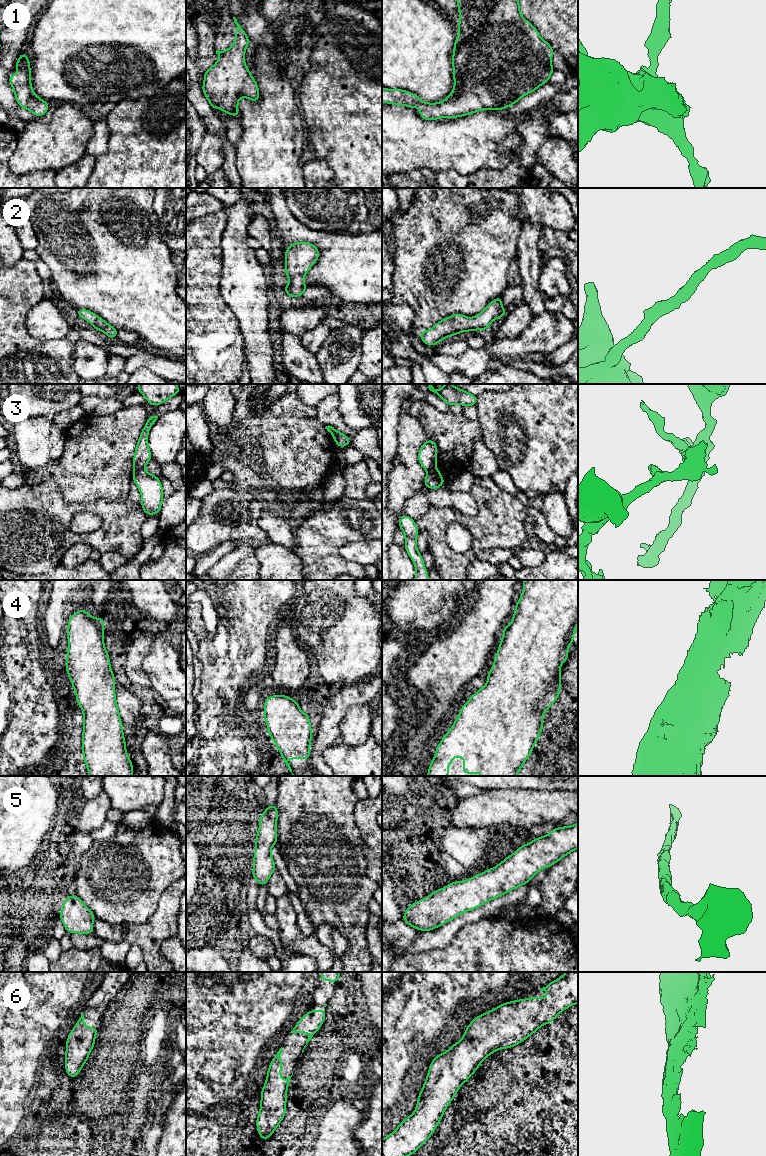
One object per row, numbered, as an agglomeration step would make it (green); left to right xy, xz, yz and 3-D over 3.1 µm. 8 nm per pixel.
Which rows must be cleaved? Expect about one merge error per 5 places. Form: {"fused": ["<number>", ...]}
{"fused": ["3"]}

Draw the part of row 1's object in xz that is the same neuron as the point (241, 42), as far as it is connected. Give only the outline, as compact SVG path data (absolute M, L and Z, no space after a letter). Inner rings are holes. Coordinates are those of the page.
M233 17L233 19L237 26L235 30L235 42L225 51L216 50L219 60L204 72L202 91L212 109L218 108L228 115L239 117L239 99L245 97L253 102L257 102L260 98L260 94L257 82L245 65L245 51L250 41L246 32L238 24L237 19L235 17Z

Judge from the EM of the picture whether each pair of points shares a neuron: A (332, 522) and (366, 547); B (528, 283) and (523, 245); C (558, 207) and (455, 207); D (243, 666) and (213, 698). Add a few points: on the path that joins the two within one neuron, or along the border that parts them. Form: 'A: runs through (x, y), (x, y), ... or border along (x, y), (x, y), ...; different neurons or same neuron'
A: border along (371, 539), (345, 543), (340, 548), (341, 557); different neurons
B: runs through (528, 274), (528, 254); same neuron
C: border along (518, 198), (518, 219), (522, 223); different neurons
D: runs through (234, 671), (221, 689); same neuron

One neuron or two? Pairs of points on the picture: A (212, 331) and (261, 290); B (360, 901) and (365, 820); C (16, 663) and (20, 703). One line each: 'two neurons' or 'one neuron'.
A: two neurons
B: two neurons
C: two neurons

